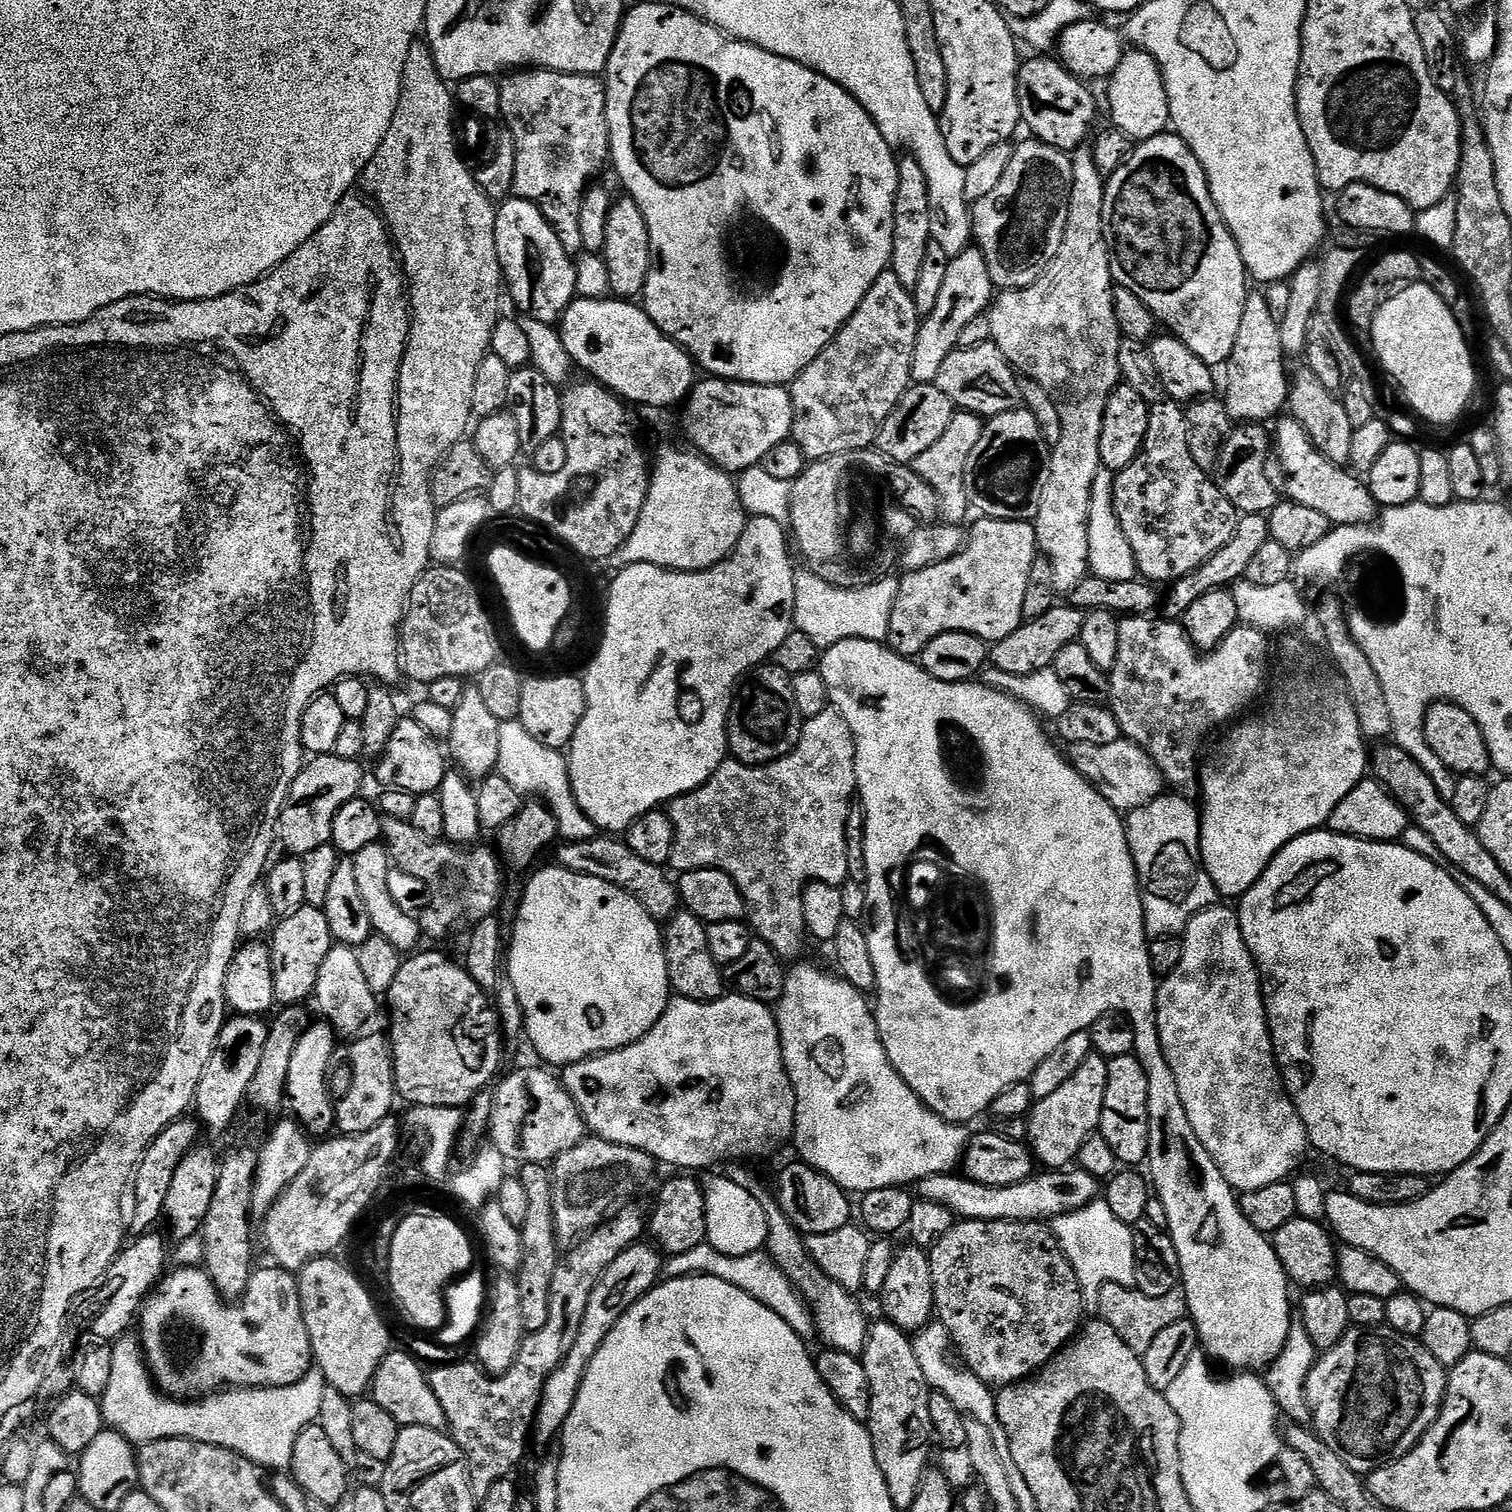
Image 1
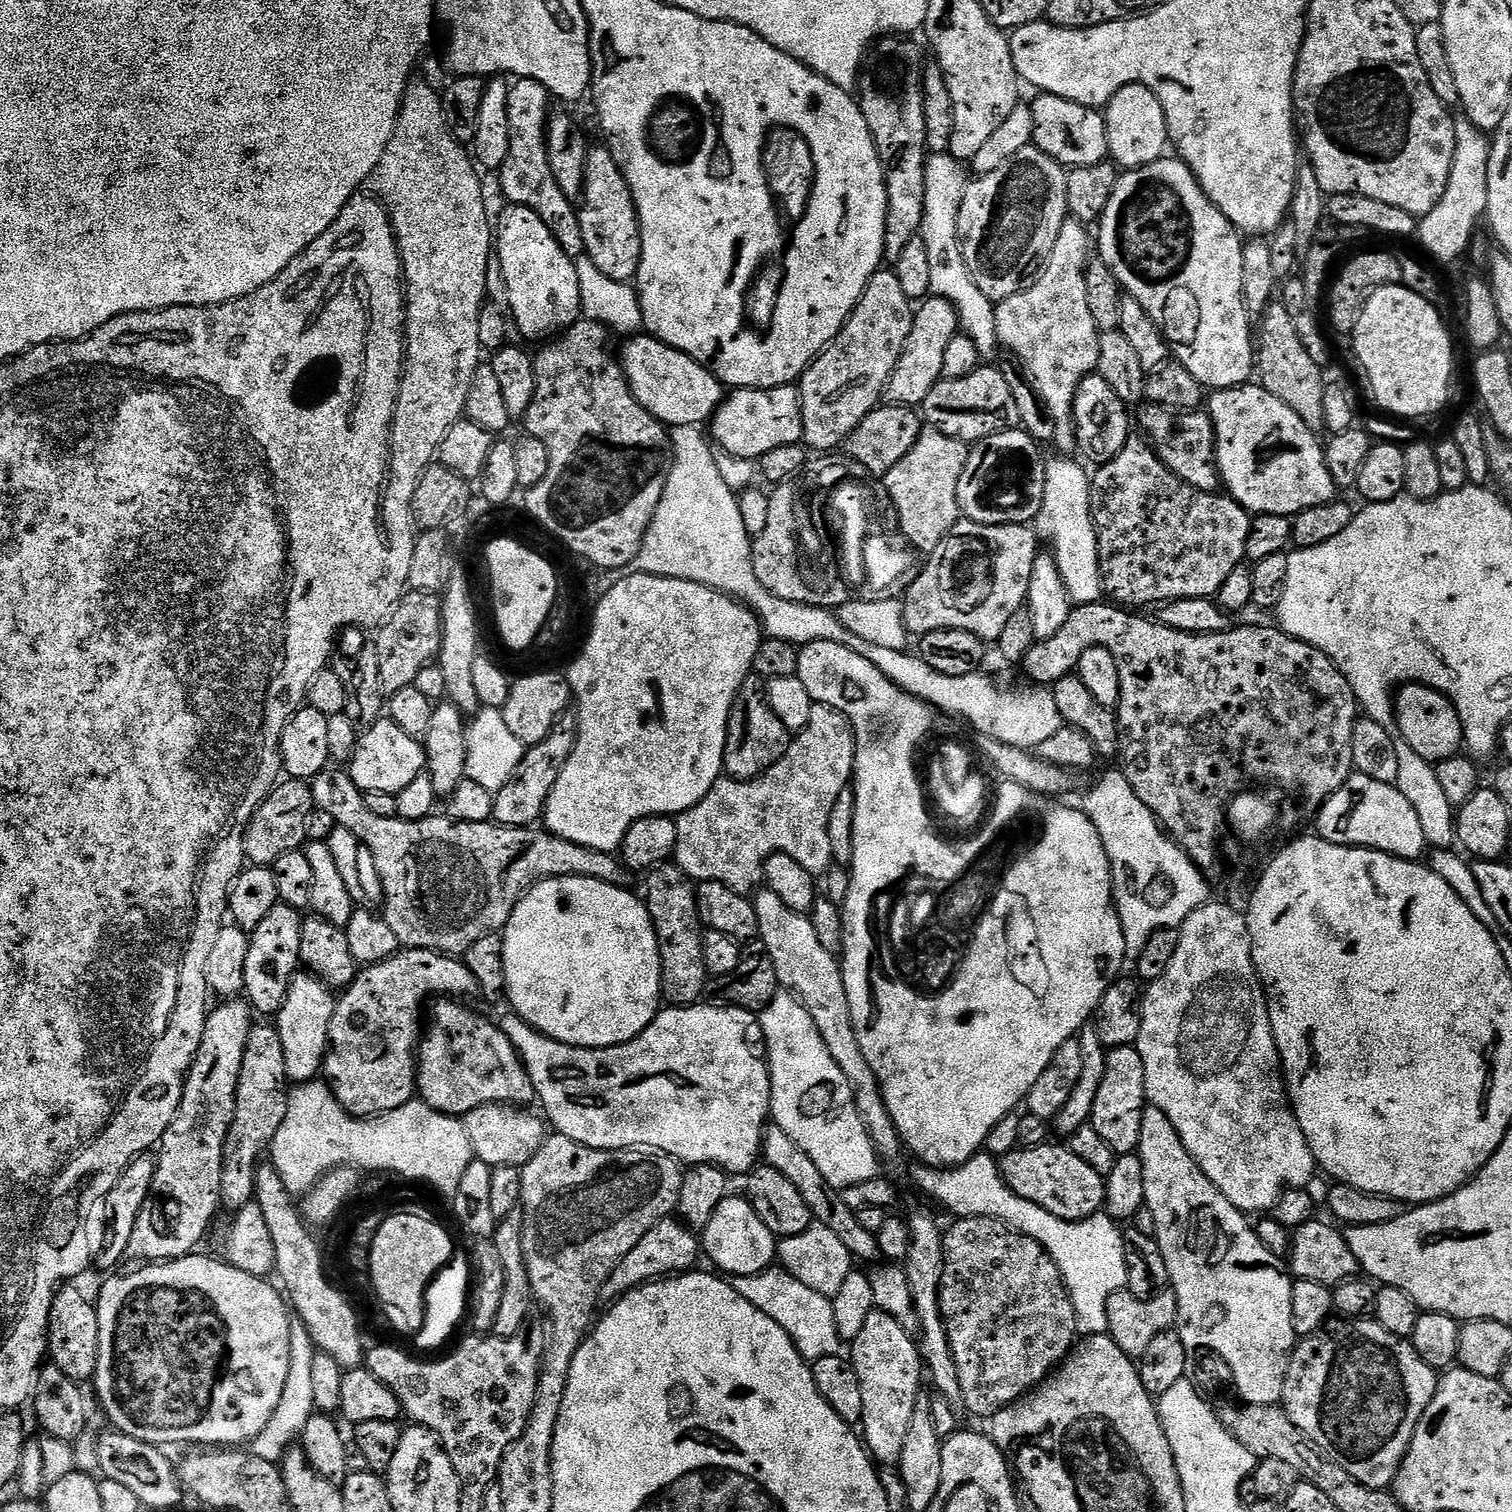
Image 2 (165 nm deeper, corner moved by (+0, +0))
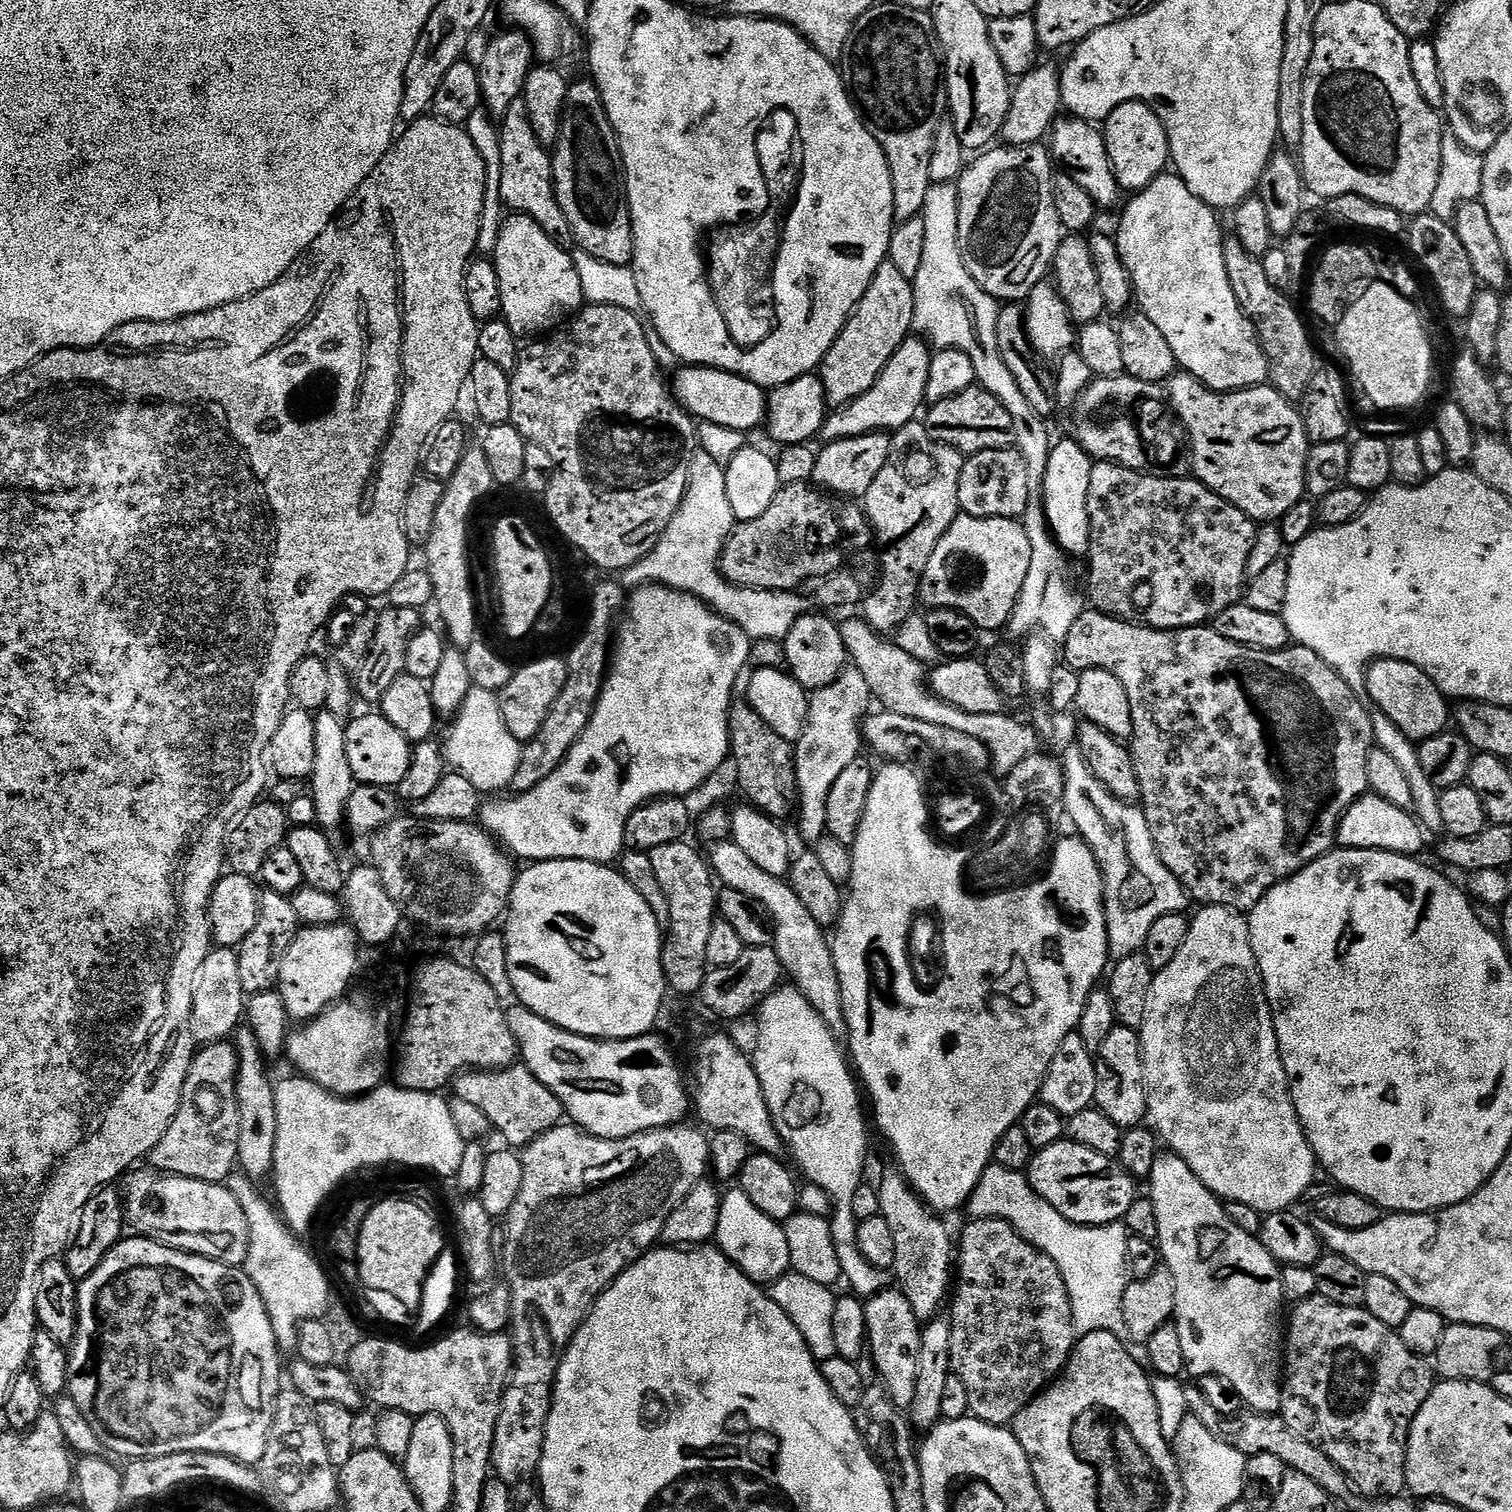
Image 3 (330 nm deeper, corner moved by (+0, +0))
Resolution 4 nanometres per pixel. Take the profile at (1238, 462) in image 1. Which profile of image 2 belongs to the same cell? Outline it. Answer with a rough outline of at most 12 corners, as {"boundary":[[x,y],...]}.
{"boundary":[[1158,402],[1138,420],[1160,460],[1204,491],[1218,474],[1216,427],[1207,411],[1178,420]]}

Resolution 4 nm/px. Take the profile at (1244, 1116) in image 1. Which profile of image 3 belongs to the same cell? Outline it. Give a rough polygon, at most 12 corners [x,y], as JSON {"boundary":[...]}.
{"boundary":[[1217,904],[1153,975],[1148,1120],[1222,1201],[1305,1199],[1247,919]]}

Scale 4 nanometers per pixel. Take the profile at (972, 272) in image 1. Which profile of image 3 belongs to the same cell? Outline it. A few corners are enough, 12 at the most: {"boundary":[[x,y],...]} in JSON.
{"boundary":[[909,335],[824,442],[891,433],[925,407],[933,349]]}

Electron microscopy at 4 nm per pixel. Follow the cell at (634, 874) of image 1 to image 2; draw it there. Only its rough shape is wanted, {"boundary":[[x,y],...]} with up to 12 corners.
{"boundary":[[347,769],[313,803],[361,820],[401,945],[467,953],[539,880],[623,881],[545,830],[366,810]]}

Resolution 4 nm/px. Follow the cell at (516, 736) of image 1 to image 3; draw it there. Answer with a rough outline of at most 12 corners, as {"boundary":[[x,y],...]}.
{"boundary":[[474,686],[444,742],[482,794],[507,789],[522,744],[497,693]]}

